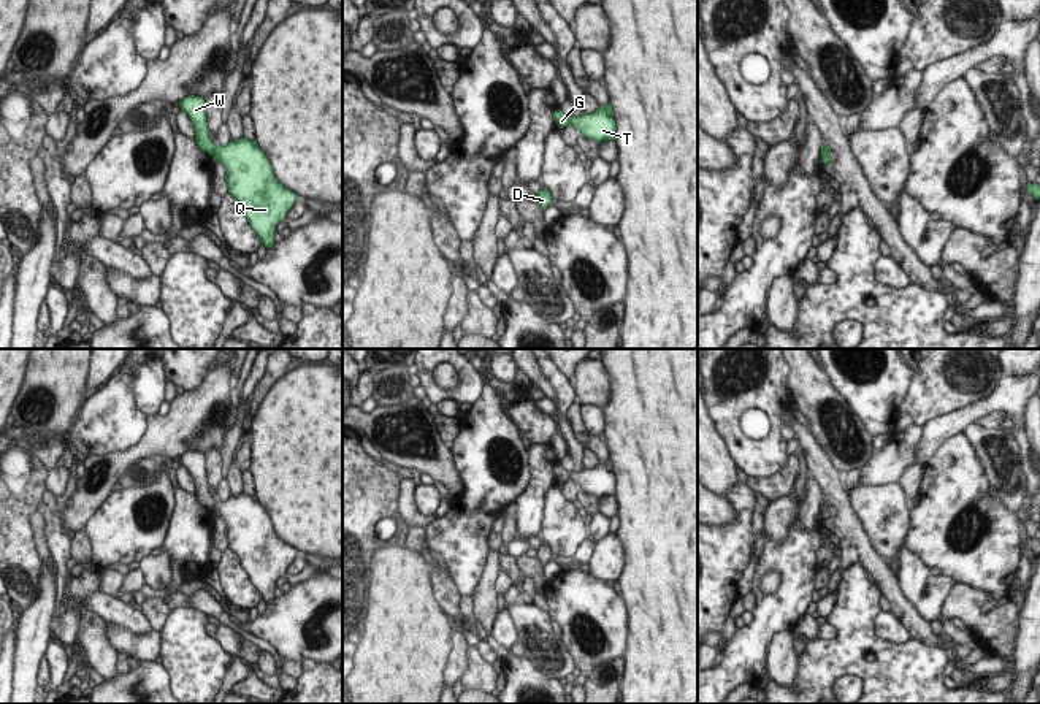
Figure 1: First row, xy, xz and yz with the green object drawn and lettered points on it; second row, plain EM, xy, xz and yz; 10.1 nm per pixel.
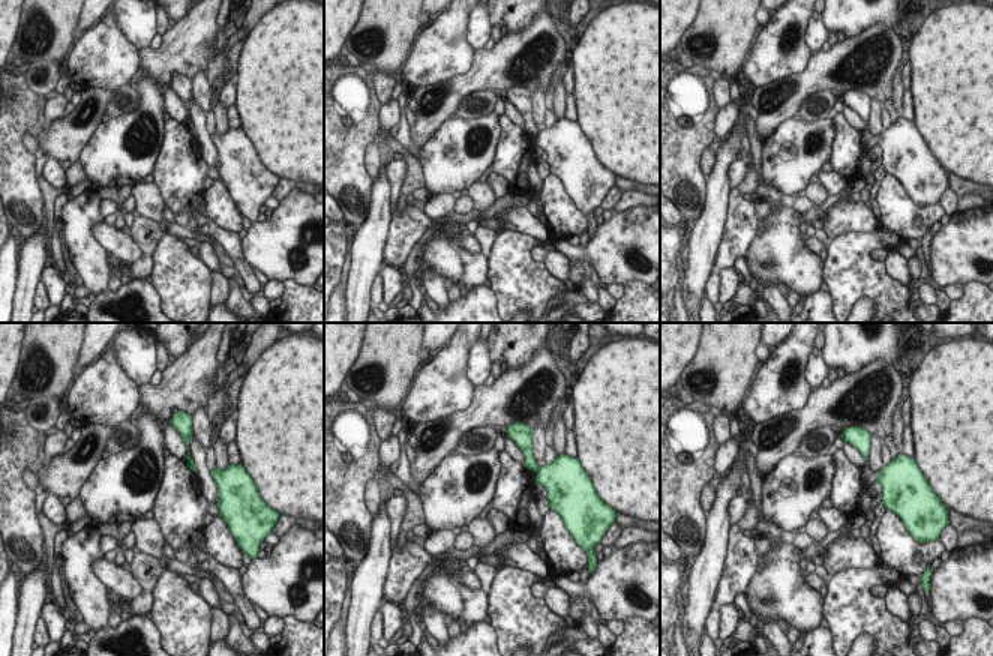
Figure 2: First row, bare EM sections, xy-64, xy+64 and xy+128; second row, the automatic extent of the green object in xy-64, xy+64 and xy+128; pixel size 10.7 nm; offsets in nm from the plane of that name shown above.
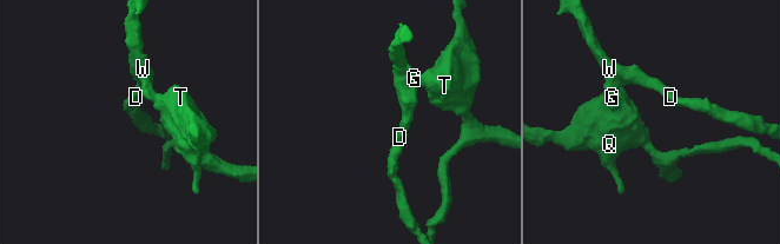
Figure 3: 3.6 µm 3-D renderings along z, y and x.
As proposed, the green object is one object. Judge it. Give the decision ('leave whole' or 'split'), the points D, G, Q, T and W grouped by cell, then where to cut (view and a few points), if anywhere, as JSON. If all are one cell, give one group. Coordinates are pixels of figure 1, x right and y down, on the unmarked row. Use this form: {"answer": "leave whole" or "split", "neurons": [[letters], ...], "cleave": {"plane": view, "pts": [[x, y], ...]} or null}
{"answer": "split", "neurons": [["D", "G", "W"], ["Q", "T"]], "cleave": {"plane": "xy", "pts": [[216, 500], [211, 509]]}}

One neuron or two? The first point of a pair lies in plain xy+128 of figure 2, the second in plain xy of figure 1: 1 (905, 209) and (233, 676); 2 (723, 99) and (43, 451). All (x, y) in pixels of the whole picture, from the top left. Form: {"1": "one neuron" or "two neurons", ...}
{"1": "two neurons", "2": "one neuron"}

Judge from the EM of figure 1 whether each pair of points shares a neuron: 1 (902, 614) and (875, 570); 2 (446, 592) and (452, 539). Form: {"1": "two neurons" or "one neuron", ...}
{"1": "one neuron", "2": "two neurons"}

